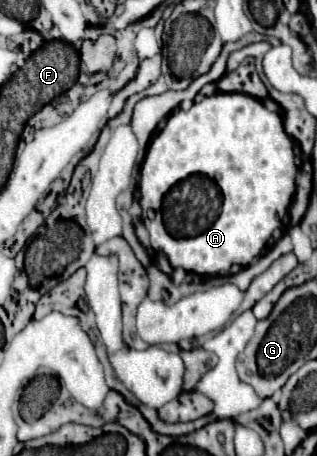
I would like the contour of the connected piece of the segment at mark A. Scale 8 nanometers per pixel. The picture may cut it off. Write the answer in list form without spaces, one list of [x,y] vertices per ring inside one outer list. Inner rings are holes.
[[[216,93],[212,97],[204,97],[200,103],[194,103],[188,111],[182,111],[182,109],[176,109],[164,129],[152,139],[148,151],[146,151],[146,159],[142,163],[142,171],[140,171],[140,207],[142,207],[142,223],[144,227],[148,229],[150,233],[150,243],[152,243],[152,249],[154,251],[160,251],[164,253],[164,257],[170,261],[170,265],[174,269],[182,267],[184,271],[188,273],[196,273],[196,275],[218,275],[218,273],[228,273],[232,263],[240,265],[240,267],[246,267],[252,263],[254,257],[258,257],[262,253],[262,249],[266,247],[268,239],[272,237],[272,233],[282,225],[282,219],[284,215],[288,213],[288,207],[290,207],[290,201],[292,201],[292,195],[294,195],[294,179],[296,179],[296,165],[294,165],[294,149],[292,149],[292,139],[284,133],[284,125],[282,125],[282,119],[278,113],[272,113],[268,111],[262,101],[250,97],[250,95],[242,95],[242,93]],[[192,175],[206,175],[210,177],[216,187],[220,189],[220,197],[168,197],[168,193],[176,187],[176,185],[182,185],[188,177]]]

